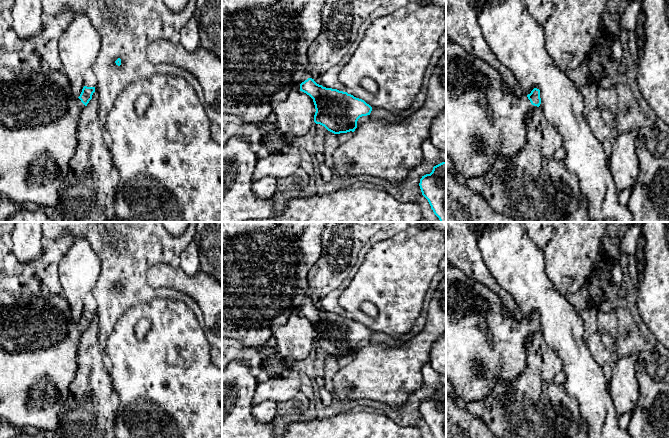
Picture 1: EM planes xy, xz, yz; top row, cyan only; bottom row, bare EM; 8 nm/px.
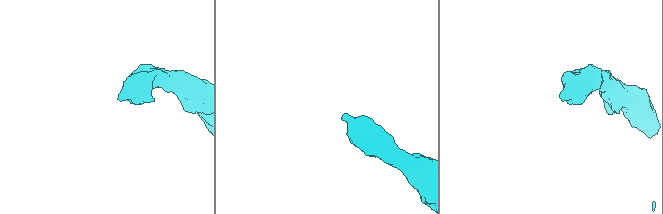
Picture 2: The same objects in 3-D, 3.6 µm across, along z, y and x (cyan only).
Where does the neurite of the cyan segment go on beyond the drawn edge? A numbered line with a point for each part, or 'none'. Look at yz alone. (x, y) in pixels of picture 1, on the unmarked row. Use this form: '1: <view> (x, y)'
1: yz (485, 344)

